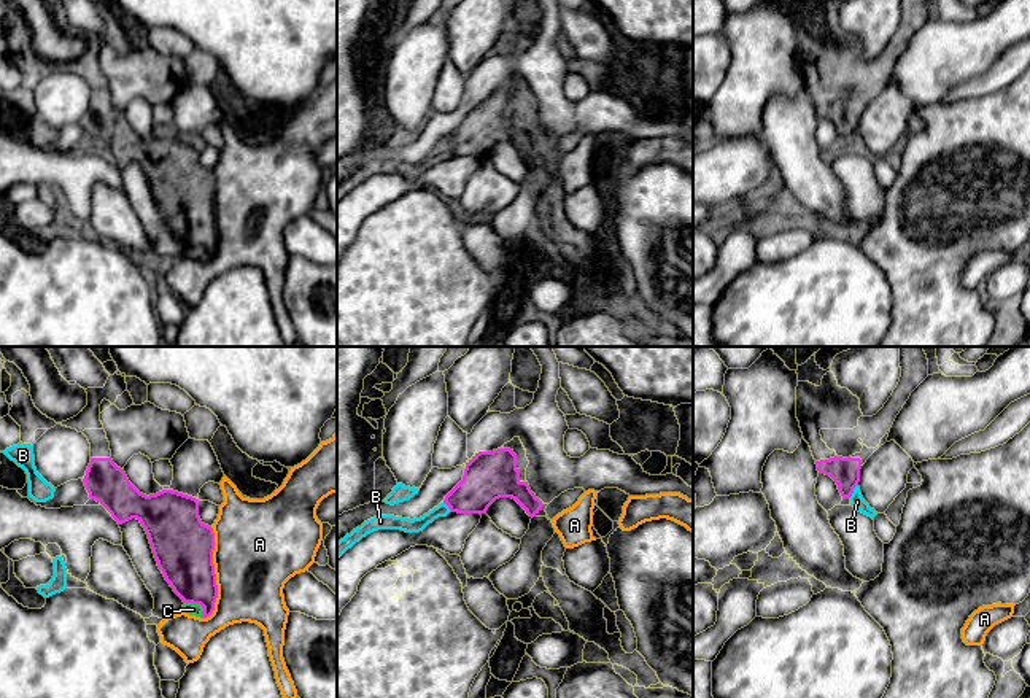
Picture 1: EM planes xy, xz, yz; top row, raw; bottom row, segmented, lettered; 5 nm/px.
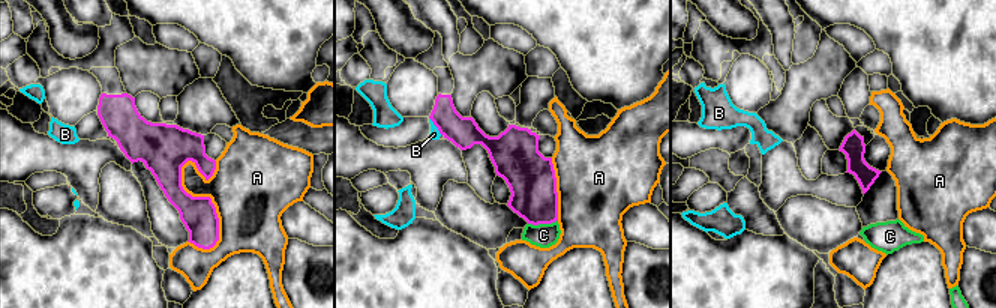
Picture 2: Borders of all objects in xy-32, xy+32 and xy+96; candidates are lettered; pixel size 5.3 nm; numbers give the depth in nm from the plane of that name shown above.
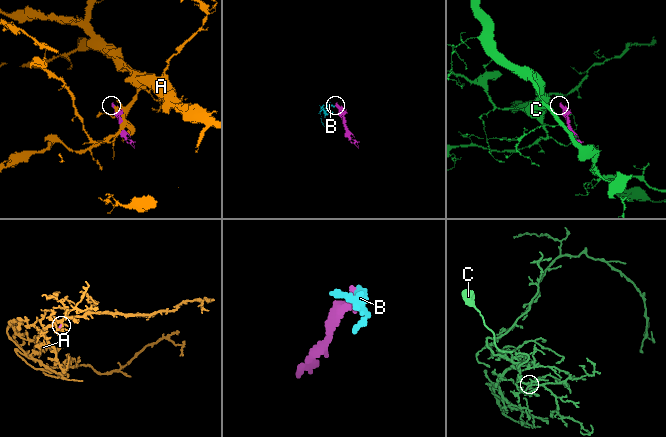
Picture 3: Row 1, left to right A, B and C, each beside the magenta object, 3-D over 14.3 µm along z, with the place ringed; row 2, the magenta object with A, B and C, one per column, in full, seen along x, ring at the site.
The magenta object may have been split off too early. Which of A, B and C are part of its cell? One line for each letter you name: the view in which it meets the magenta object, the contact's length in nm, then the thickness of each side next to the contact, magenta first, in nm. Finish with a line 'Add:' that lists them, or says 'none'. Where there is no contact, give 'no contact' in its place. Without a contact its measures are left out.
B: contact in yz; length 80 nm; calibres 140 and 70 nm
Add: B

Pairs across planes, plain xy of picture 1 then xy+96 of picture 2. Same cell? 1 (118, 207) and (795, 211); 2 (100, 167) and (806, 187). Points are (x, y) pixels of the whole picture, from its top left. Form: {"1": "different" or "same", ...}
{"1": "same", "2": "same"}

